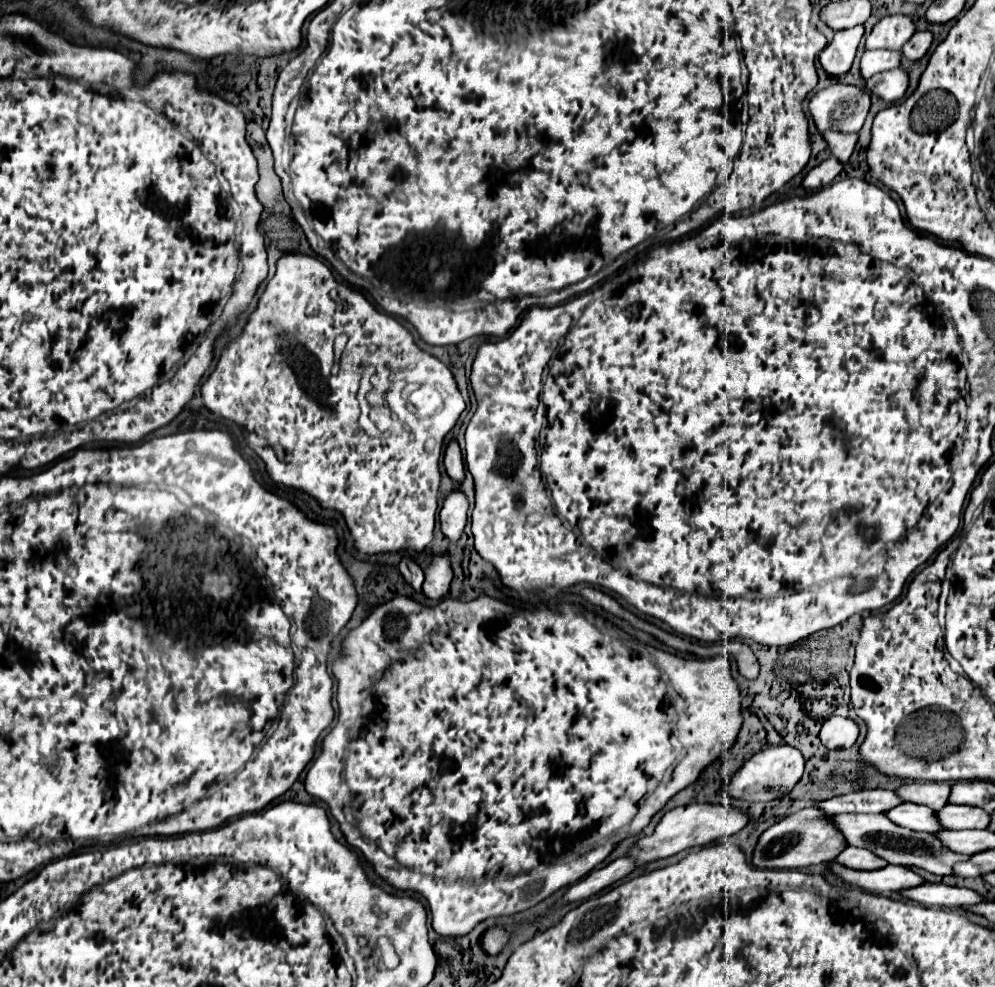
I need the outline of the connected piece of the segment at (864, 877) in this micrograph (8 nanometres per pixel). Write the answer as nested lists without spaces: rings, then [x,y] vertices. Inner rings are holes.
[[[830,863],[830,869],[844,883],[856,885],[860,889],[876,891],[876,893],[888,893],[888,895],[896,895],[898,891],[914,889],[914,887],[926,883],[912,869],[900,867],[900,865],[888,865],[880,871],[848,871],[846,867],[840,867],[838,863]]]

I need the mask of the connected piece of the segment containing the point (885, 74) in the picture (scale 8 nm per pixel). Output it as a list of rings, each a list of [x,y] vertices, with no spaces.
[[[900,67],[892,69],[892,71],[882,71],[882,73],[876,73],[874,77],[870,77],[866,81],[866,87],[868,87],[868,91],[872,91],[880,99],[884,99],[886,103],[894,103],[900,97],[904,97],[904,93],[908,89],[908,73]]]

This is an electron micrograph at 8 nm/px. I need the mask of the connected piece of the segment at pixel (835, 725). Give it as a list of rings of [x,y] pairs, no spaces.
[[[834,715],[824,721],[820,739],[828,749],[846,749],[856,743],[858,733],[858,725],[850,717]]]

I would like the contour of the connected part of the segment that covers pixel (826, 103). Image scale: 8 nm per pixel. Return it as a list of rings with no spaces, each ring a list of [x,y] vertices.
[[[836,83],[810,99],[810,113],[820,131],[836,129],[858,133],[870,111],[870,93],[856,85]]]

